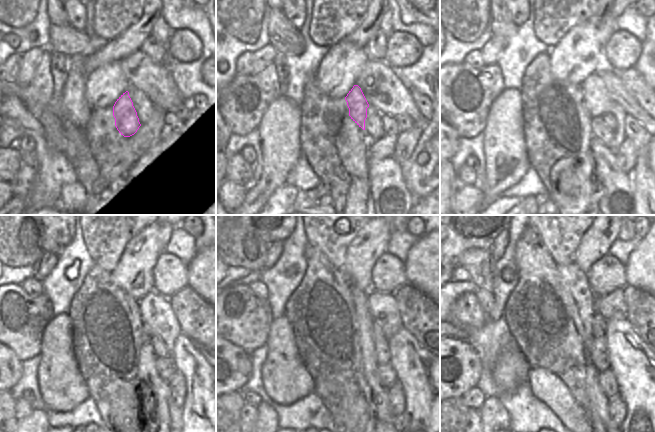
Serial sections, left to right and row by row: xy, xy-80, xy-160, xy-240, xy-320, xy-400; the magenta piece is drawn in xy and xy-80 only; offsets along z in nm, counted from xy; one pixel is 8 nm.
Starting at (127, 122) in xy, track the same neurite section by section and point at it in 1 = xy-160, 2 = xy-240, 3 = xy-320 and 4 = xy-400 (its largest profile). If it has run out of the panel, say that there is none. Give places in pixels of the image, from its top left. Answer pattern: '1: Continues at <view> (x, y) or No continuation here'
1: Continues at xy-160 (597, 99)
2: Continues at xy-240 (157, 316)
3: Continues at xy-320 (383, 308)
4: Continues at xy-400 (612, 306).

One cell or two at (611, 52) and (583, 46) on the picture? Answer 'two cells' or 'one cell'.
two cells

